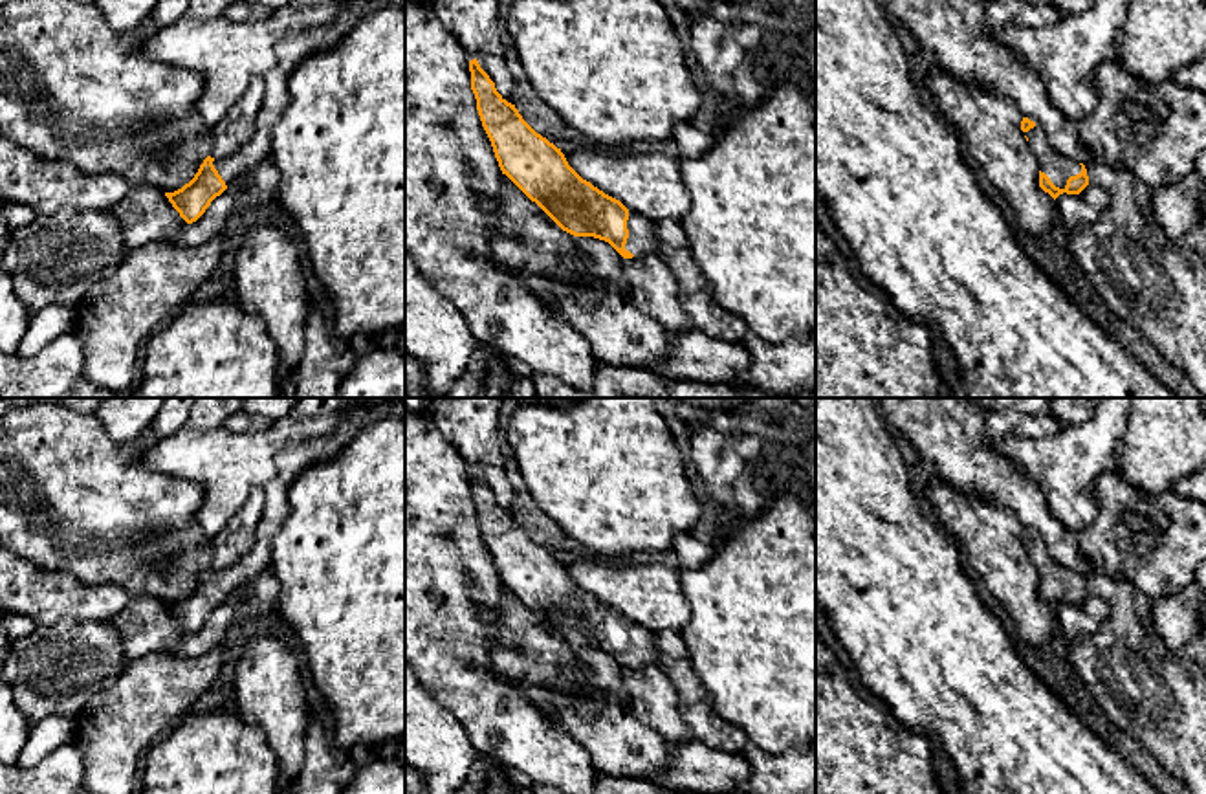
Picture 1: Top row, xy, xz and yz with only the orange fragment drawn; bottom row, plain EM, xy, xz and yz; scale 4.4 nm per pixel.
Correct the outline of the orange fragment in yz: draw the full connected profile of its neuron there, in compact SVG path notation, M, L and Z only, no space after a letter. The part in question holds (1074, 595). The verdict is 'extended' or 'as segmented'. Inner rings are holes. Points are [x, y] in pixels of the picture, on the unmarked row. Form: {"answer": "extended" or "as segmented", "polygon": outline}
{"answer": "extended", "polygon": "M1023 528L1021 541L1039 572L1039 598L1045 603L1056 611L1063 603L1080 605L1089 596L1085 576L1061 567L1034 528Z"}

